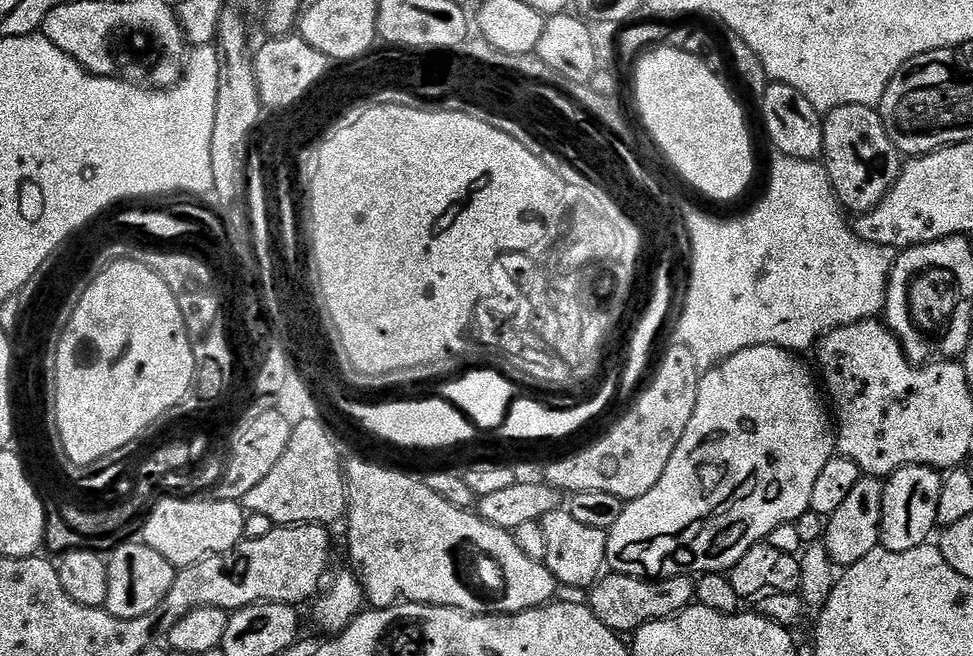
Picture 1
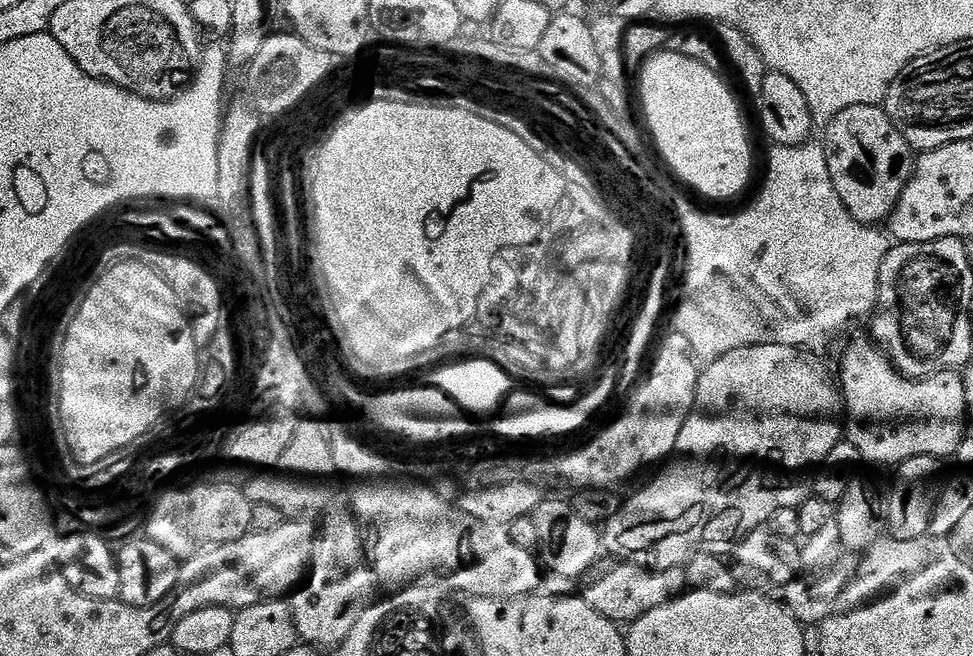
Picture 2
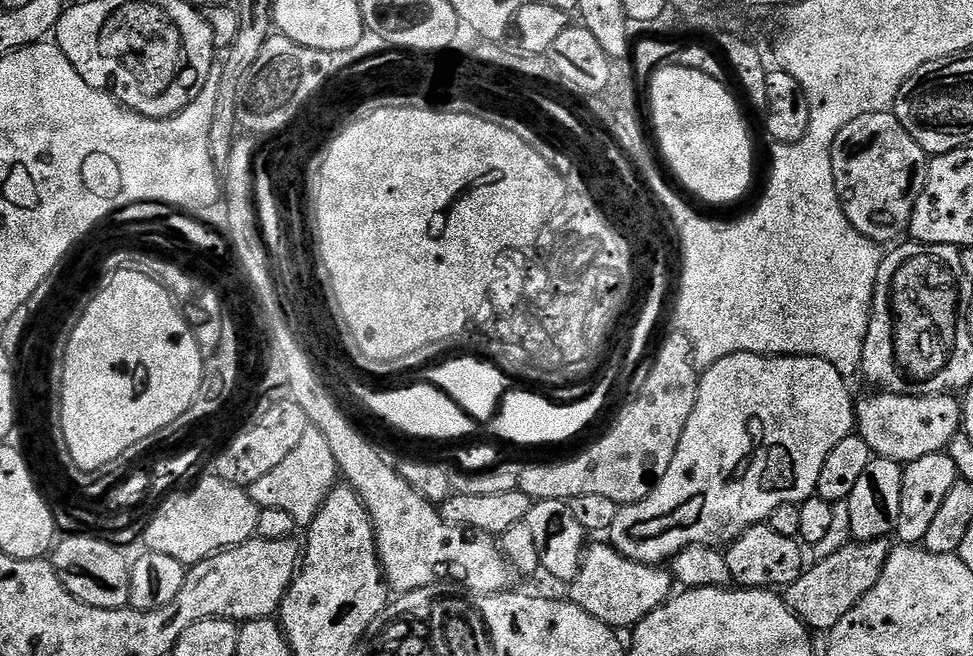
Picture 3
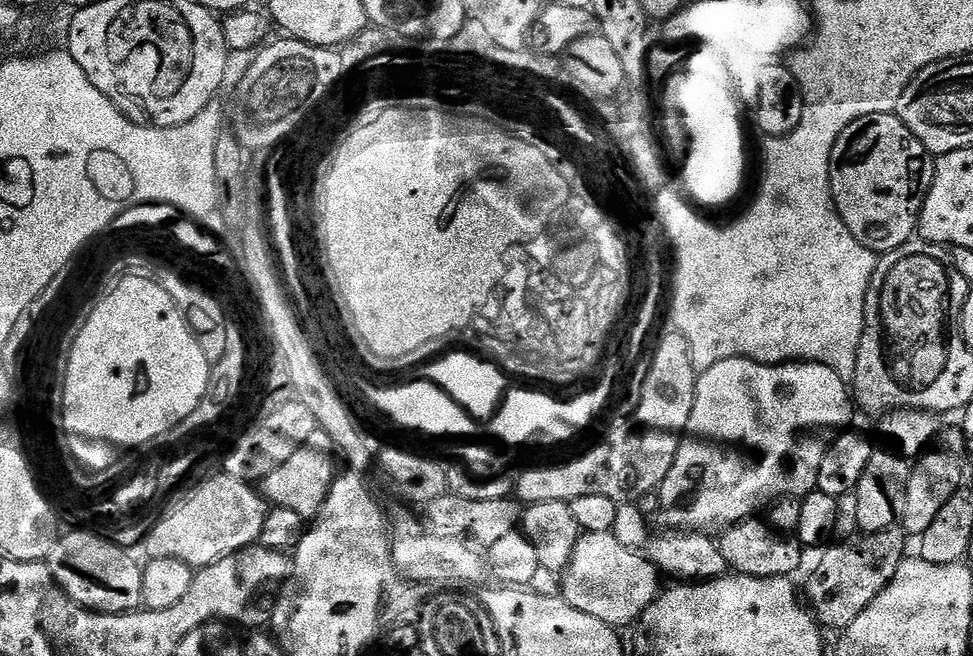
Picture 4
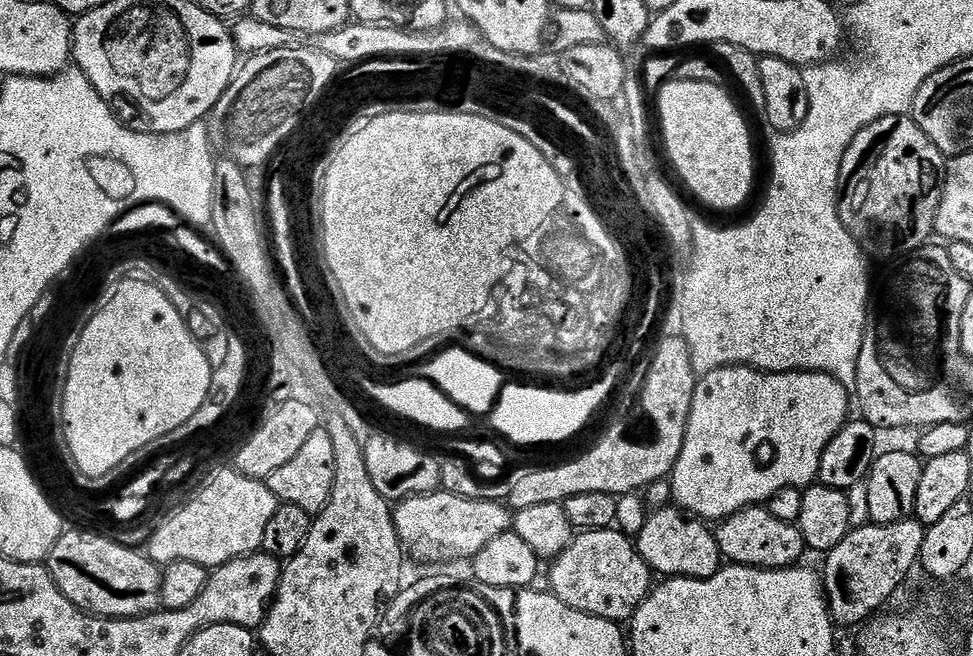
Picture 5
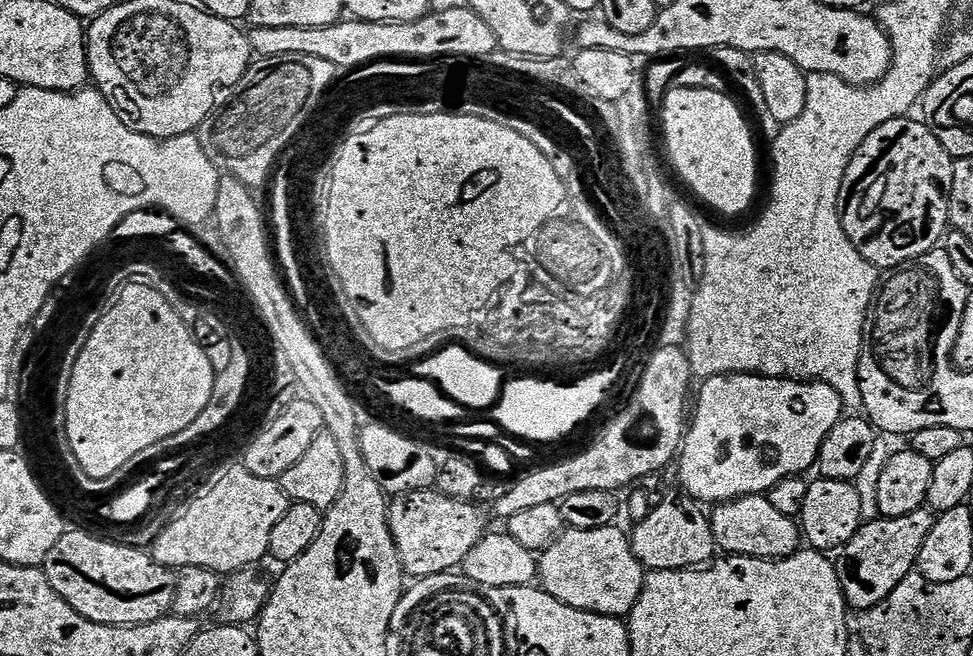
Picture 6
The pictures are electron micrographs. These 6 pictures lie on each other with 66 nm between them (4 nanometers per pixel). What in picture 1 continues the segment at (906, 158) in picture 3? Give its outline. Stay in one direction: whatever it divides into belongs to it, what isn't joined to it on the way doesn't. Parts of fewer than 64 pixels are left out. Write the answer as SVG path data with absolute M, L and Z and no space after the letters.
M838 106L823 117L824 150L822 163L828 169L828 181L836 192L836 199L849 213L867 214L886 198L902 171L902 153L894 146L879 111L872 106Z

